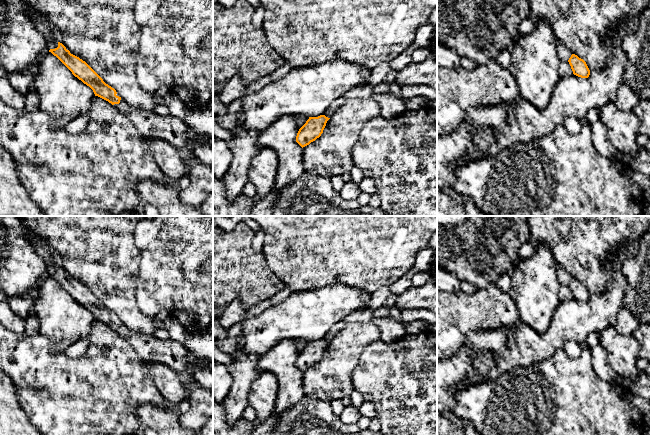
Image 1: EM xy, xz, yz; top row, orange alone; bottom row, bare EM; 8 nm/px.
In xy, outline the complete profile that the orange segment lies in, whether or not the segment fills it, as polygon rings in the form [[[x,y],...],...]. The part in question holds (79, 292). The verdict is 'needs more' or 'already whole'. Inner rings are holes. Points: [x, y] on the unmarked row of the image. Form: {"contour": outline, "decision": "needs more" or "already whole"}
{"contour": [[[31,238],[31,241],[36,253],[46,262],[49,276],[56,280],[75,301],[89,310],[95,320],[114,329],[131,345],[142,360],[147,363],[163,363],[179,373],[193,371],[194,366],[200,361],[209,362],[205,359],[190,361],[187,349],[180,342],[159,339],[128,329],[116,319],[116,314],[106,308],[85,285],[71,278],[62,267],[55,263],[52,250],[46,244],[35,238]]], "decision": "needs more"}

